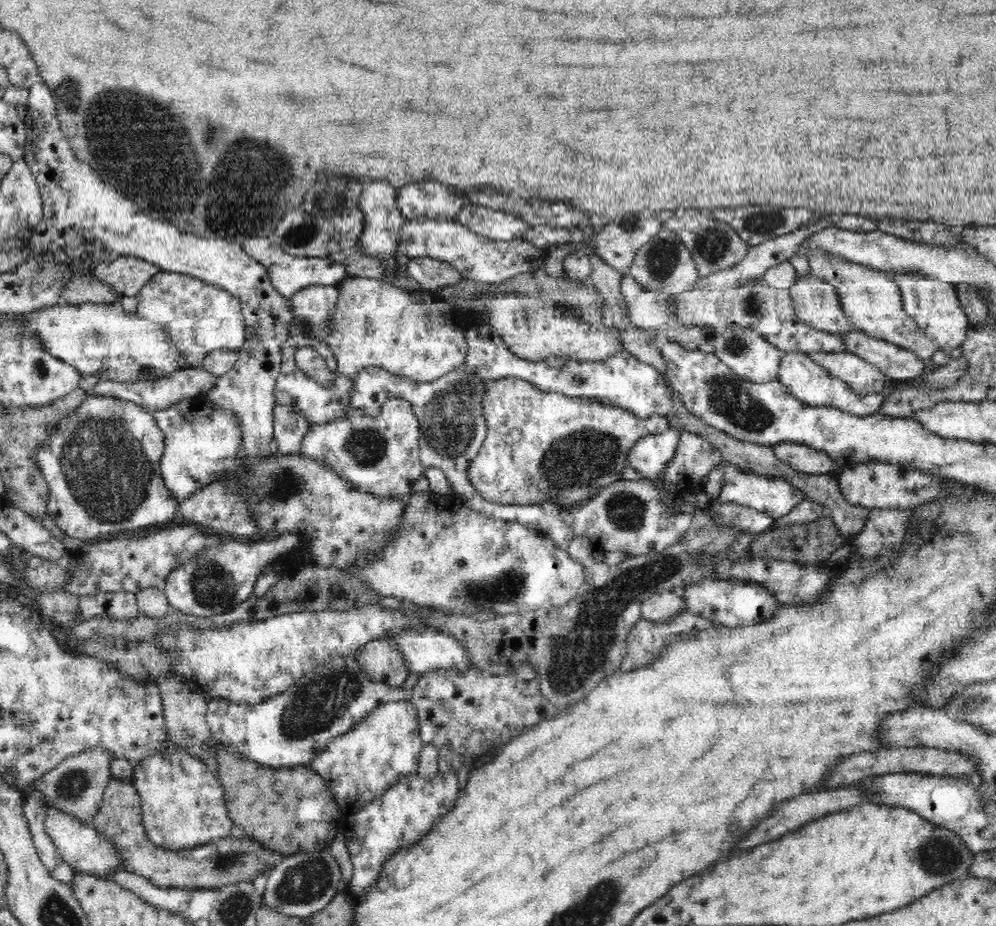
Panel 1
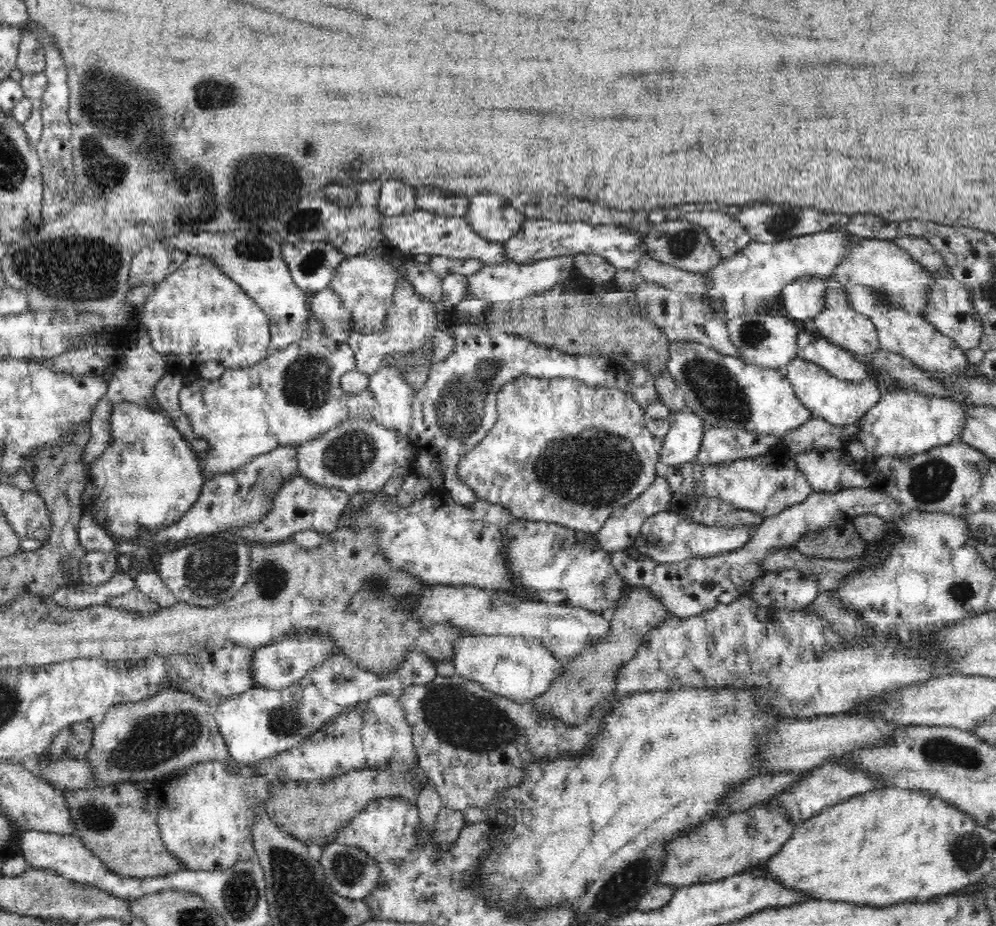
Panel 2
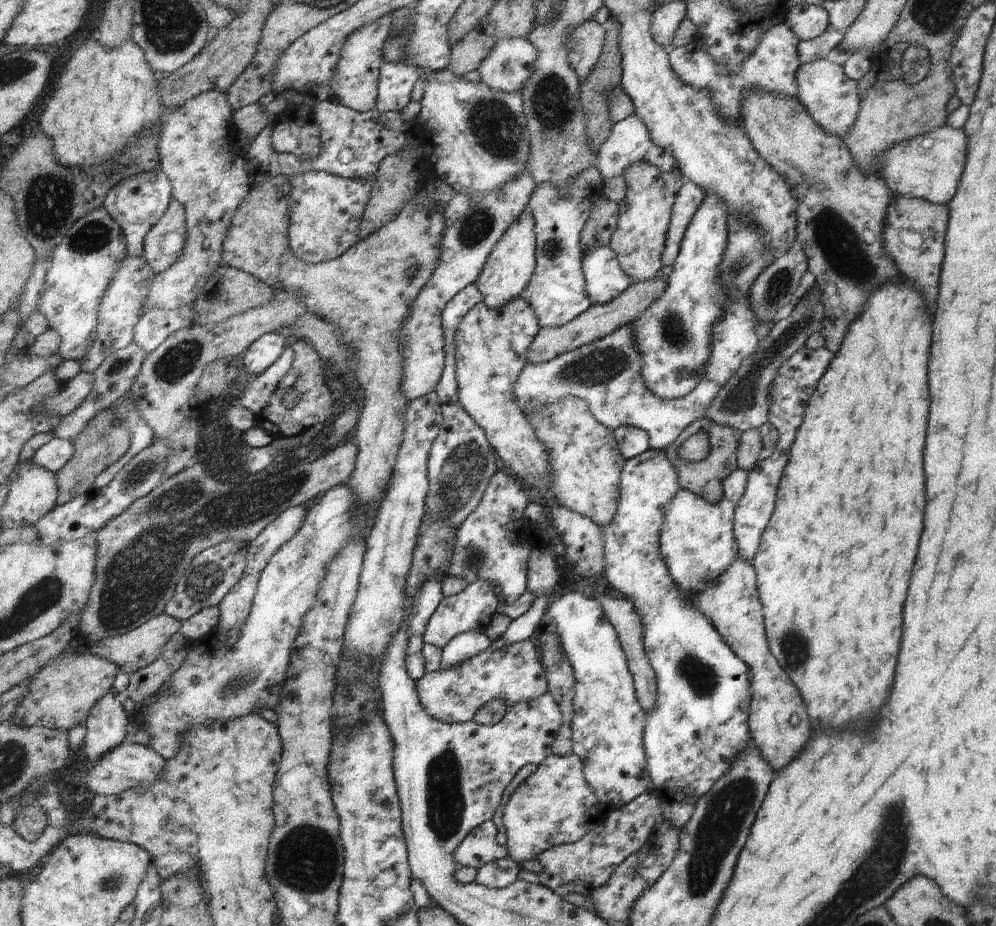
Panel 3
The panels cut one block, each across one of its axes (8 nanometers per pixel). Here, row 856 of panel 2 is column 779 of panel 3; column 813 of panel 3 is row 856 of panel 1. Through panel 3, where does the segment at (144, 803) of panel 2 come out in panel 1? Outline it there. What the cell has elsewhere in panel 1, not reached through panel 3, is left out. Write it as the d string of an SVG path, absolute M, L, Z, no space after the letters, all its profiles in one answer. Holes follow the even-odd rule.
M113 778L105 788L98 814L94 816L96 830L108 835L121 853L128 872L147 878L160 888L218 890L238 882L252 882L276 866L276 851L253 839L233 836L210 841L192 849L165 850L147 839L141 821L140 799L130 782Z

